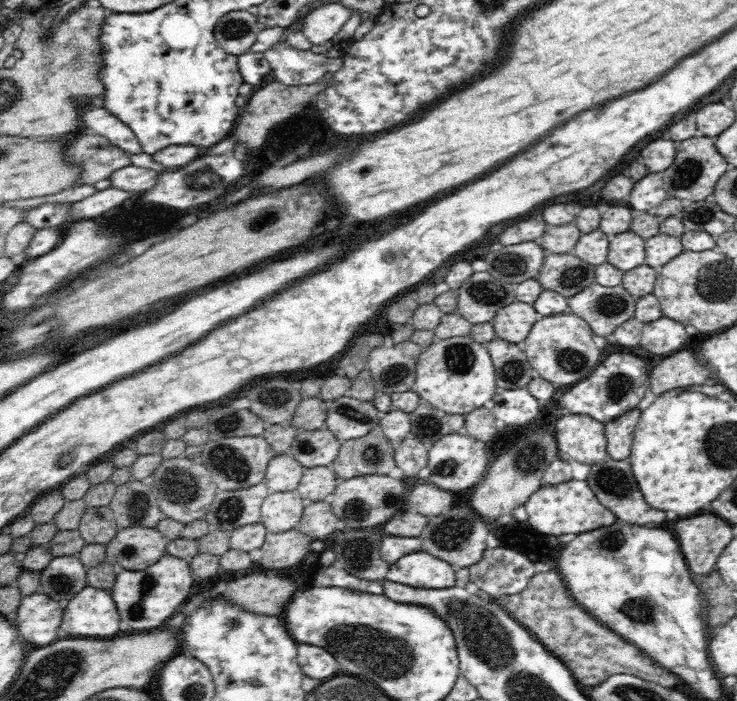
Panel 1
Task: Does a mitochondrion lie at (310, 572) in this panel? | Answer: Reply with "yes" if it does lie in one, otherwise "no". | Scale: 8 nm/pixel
no

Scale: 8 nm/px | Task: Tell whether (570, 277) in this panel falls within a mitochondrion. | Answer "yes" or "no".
yes

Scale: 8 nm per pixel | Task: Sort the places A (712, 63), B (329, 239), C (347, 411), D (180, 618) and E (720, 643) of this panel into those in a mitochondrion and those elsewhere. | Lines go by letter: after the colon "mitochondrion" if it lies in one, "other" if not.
A: other
B: other
C: mitochondrion
D: other
E: other

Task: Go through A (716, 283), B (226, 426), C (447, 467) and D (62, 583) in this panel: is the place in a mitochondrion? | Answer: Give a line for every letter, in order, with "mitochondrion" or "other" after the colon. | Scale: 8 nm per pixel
A: mitochondrion
B: mitochondrion
C: mitochondrion
D: mitochondrion

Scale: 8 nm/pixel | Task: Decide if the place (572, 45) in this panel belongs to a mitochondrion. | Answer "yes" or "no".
no

